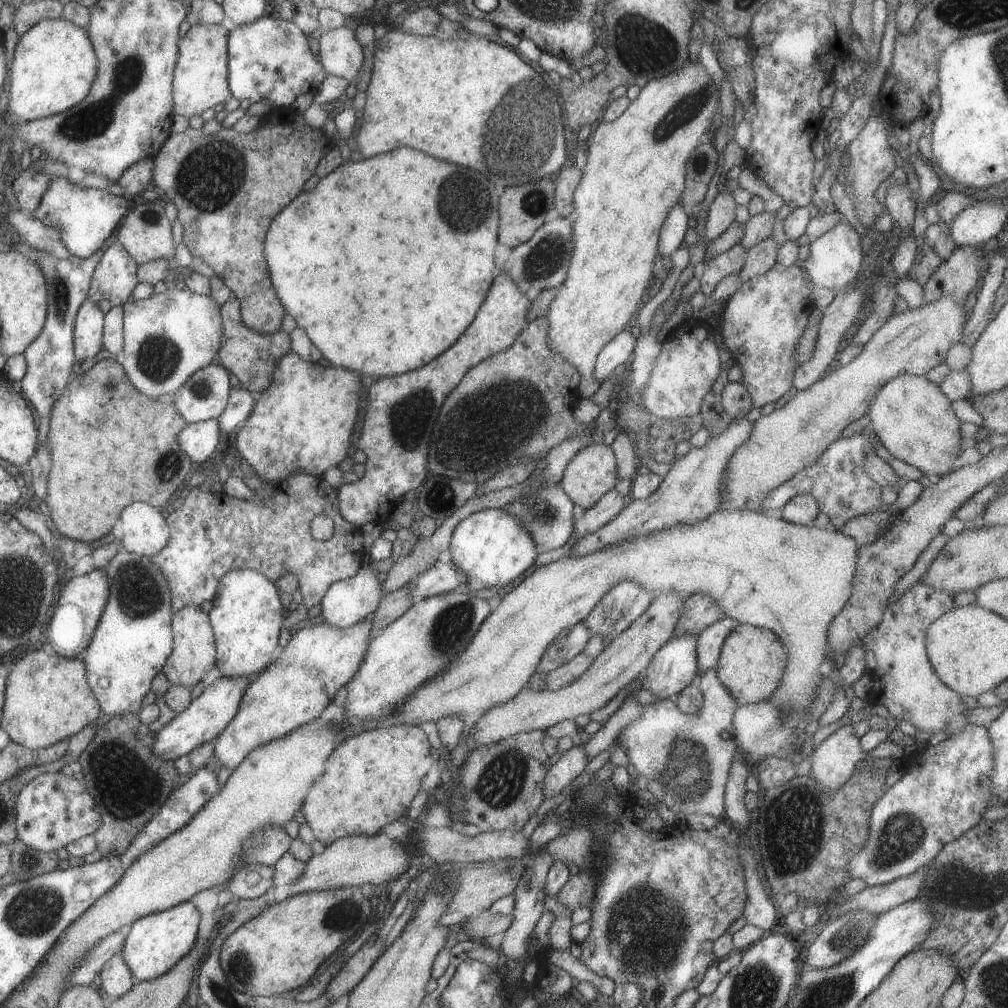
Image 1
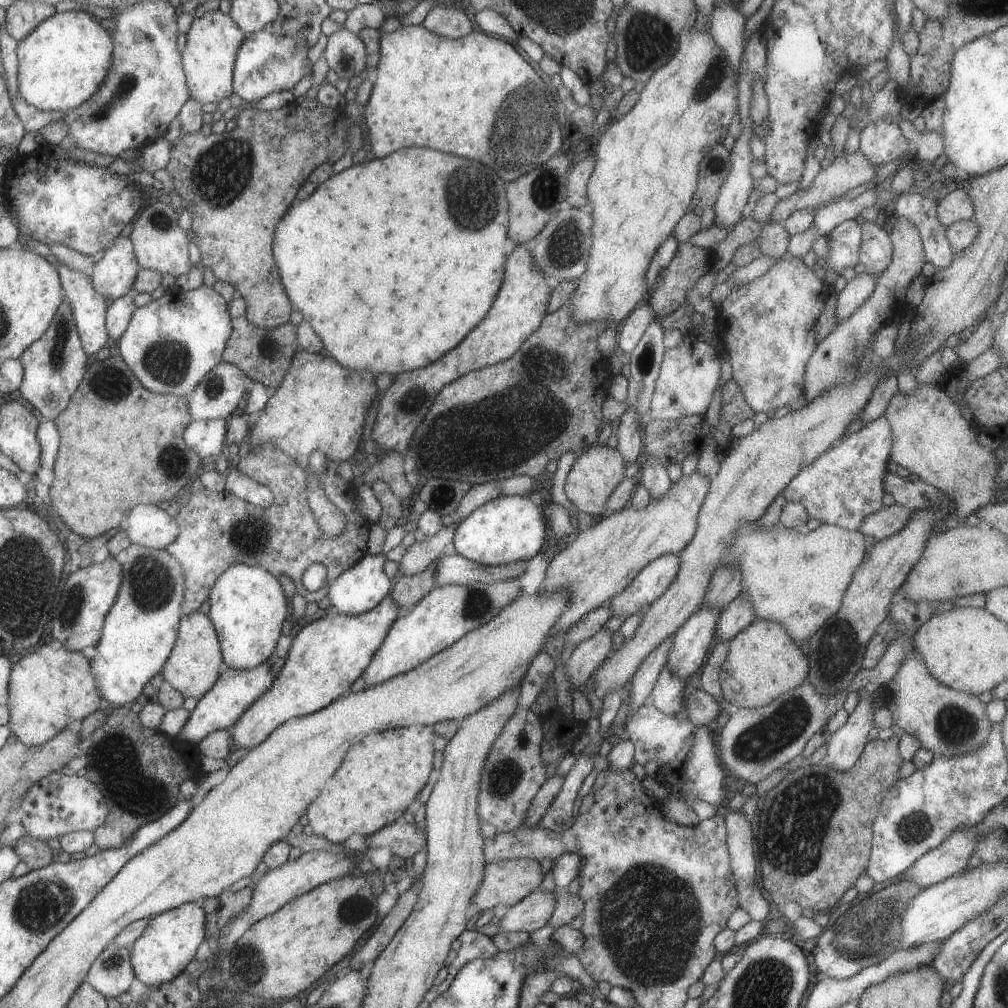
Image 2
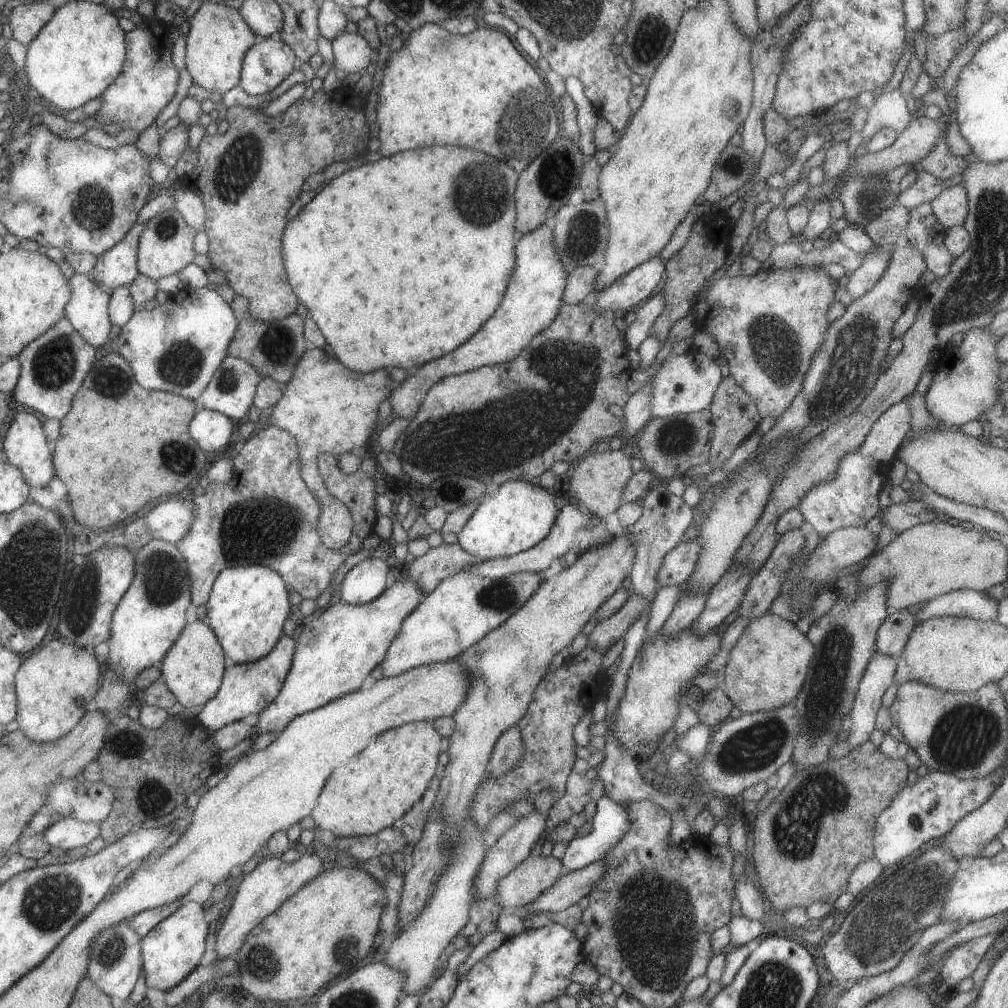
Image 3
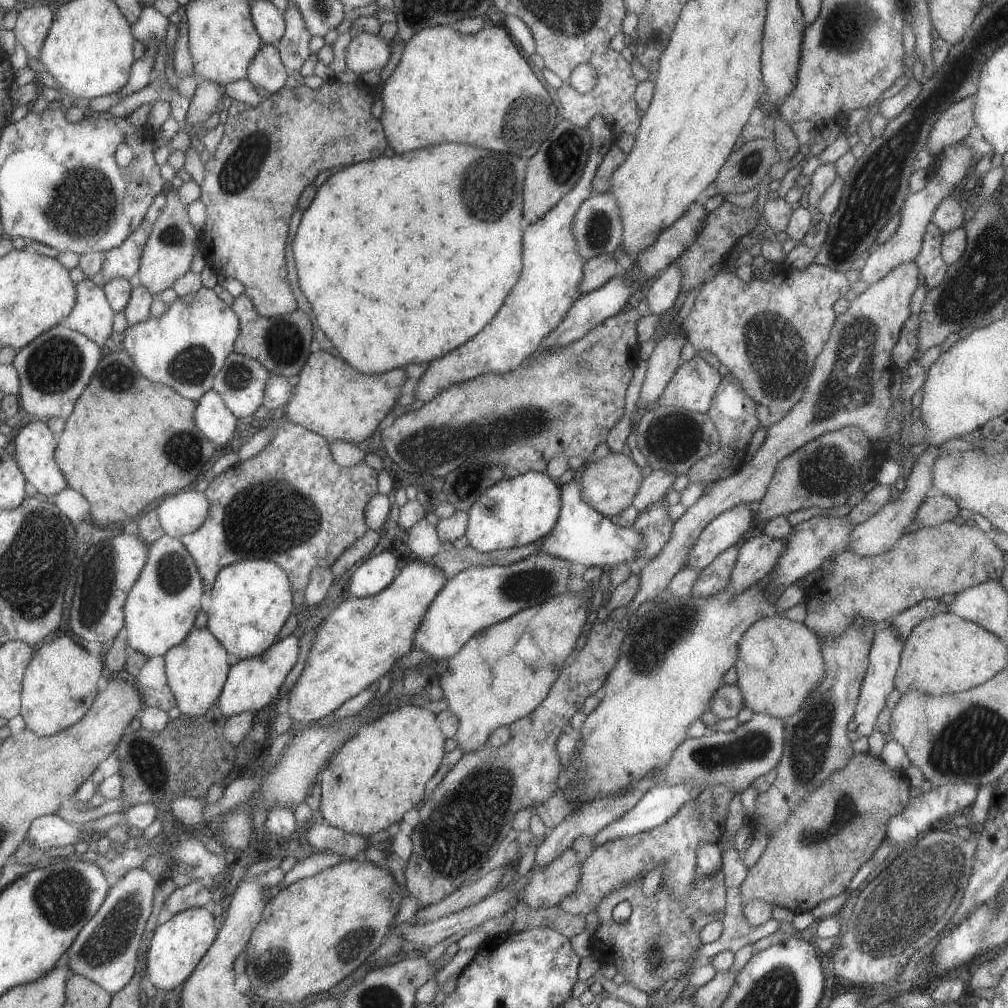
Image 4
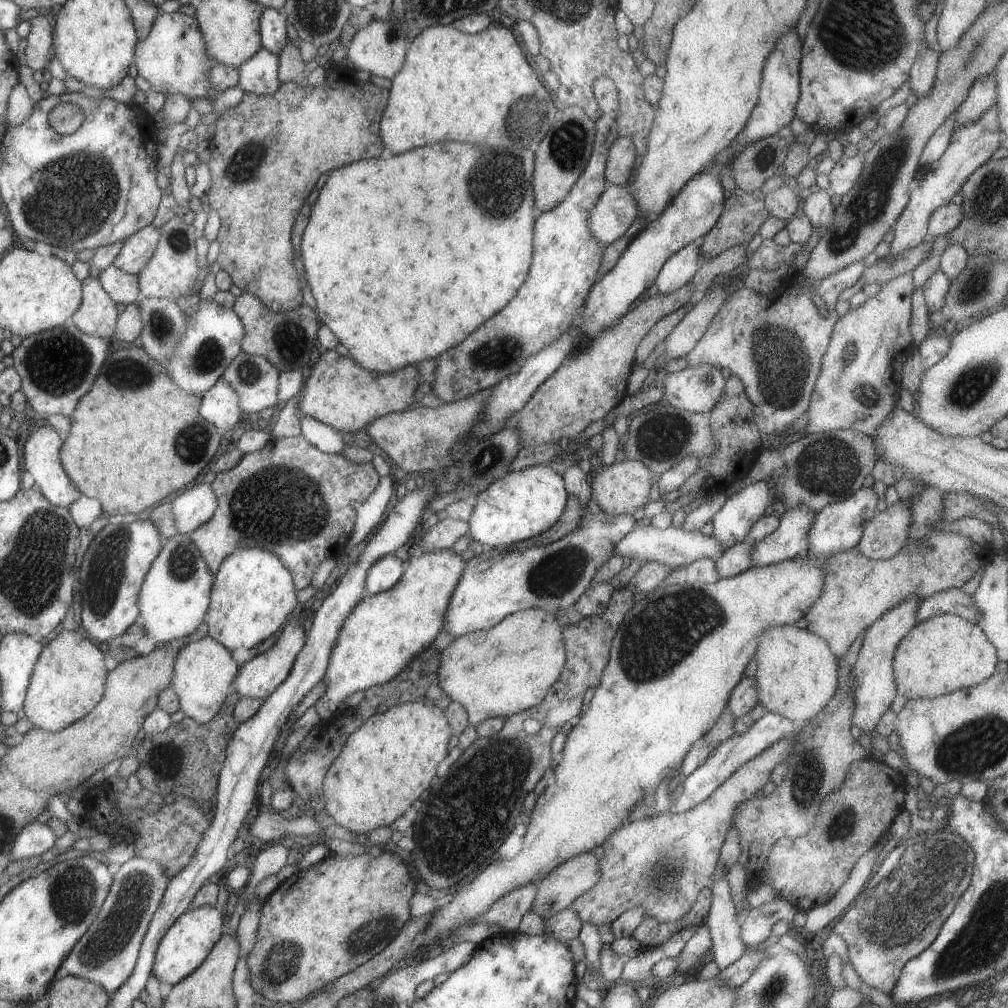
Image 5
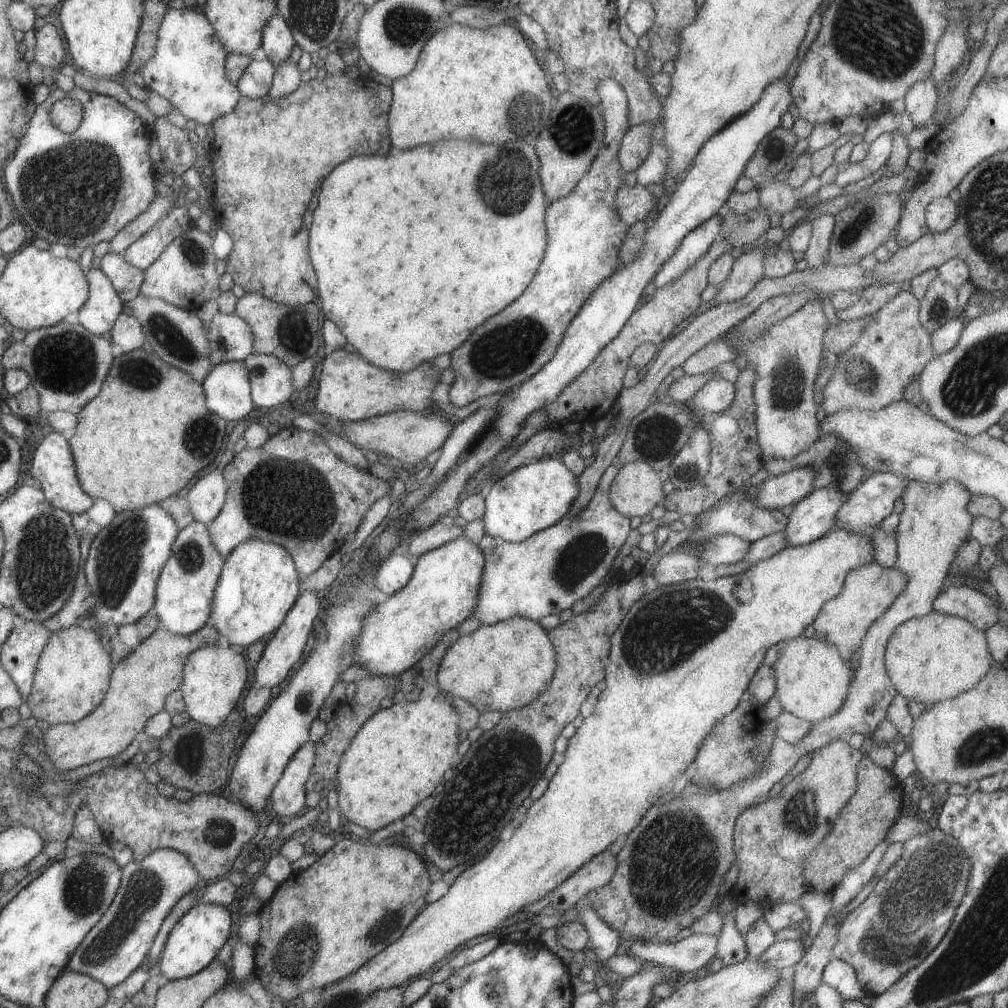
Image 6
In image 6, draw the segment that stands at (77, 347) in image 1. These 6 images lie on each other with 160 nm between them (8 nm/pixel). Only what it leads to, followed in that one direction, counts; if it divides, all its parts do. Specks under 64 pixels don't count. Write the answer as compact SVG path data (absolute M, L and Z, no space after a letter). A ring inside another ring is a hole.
M89 269L85 277L88 298L78 311L78 324L93 335L108 336L124 304L100 269Z

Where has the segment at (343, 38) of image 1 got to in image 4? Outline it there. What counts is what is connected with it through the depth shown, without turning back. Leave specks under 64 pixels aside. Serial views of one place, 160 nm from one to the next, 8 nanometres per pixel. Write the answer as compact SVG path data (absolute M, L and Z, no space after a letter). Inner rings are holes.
M361 33L352 37L344 52L346 68L357 76L368 70L381 70L389 60L391 44L382 40L379 33Z

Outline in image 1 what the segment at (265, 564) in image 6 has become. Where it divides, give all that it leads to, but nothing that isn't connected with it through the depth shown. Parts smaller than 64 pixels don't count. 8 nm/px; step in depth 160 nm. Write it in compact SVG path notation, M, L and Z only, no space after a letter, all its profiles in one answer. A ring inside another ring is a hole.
M251 569L226 572L217 583L208 619L216 646L215 664L224 677L251 677L266 668L279 651L278 636L285 623L278 588Z

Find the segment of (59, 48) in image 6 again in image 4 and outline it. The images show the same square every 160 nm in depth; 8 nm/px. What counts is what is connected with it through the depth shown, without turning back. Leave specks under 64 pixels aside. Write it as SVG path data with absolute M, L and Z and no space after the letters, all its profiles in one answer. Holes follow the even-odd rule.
M31 6L19 10L12 31L23 46L26 58L37 60L40 48L51 26L53 15L48 6Z

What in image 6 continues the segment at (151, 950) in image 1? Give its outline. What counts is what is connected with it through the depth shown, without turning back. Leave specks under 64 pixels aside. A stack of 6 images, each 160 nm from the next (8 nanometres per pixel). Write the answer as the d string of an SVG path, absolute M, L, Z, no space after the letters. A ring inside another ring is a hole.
M196 903L171 928L167 942L158 958L156 972L164 979L178 980L199 973L216 957L223 944L229 939L231 916L228 908L214 903Z

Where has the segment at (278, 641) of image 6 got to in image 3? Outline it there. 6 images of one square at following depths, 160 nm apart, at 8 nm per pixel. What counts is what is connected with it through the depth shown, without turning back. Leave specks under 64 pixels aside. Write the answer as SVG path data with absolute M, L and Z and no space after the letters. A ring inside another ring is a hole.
M283 634L275 643L273 650L263 658L259 658L255 662L235 663L234 666L224 668L219 690L211 700L196 710L197 720L212 731L216 731L227 723L240 721L241 718L245 718L251 713L261 712L267 704L273 702L282 687L293 660L295 647L296 641Z

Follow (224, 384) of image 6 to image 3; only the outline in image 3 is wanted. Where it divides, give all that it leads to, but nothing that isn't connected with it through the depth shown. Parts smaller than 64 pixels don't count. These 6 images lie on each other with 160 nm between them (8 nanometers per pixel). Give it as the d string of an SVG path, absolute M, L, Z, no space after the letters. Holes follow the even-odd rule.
M197 409L188 424L188 433L197 446L208 456L213 455L225 444L232 441L237 423L220 412Z

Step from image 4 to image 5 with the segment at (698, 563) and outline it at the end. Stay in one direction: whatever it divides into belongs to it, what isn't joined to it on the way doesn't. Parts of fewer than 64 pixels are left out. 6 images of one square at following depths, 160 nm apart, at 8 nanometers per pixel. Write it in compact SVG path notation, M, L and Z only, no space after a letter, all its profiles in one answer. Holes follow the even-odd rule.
M748 481L739 492L727 495L723 506L713 515L711 536L715 536L726 549L744 541L749 528L776 501L772 481Z

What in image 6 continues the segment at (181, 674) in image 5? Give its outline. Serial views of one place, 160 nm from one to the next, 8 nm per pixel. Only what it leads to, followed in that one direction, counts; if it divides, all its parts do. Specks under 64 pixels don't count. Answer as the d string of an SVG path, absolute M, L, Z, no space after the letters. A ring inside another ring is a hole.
M207 644L197 648L185 658L178 689L182 694L184 712L192 721L210 728L217 728L223 724L223 720L235 708L237 698L247 684L249 672L246 660L244 654L235 654L229 648L218 644Z

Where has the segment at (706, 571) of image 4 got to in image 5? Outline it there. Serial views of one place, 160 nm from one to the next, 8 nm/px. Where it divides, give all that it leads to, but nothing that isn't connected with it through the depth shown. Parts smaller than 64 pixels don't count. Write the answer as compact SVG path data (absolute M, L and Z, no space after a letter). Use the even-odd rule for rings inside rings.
M745 539L742 542L723 550L719 560L714 563L717 578L733 578L751 567L751 548L753 542Z

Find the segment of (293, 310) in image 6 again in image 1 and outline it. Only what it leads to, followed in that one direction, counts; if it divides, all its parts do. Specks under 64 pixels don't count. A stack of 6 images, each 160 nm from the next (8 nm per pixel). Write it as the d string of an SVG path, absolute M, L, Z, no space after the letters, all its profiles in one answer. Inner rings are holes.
M234 296L220 304L220 313L223 332L217 355L221 364L238 378L241 388L254 395L262 393L271 384L278 360L291 352L289 335L281 329L273 334L259 334L247 328L240 319L240 302Z

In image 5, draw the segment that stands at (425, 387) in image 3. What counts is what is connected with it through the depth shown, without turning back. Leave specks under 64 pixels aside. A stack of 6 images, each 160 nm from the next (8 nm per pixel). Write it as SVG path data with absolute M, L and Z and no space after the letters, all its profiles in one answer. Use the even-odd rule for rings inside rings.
M598 78L591 82L591 86L594 87L597 119L594 121L590 158L567 196L552 210L537 214L533 224L531 266L515 296L460 344L435 359L437 366L433 372L431 390L436 402L455 402L471 394L486 393L503 378L519 372L529 354L553 342L557 336L569 330L571 324L578 324L591 286L602 278L599 264L603 248L599 248L595 238L591 238L587 218L591 206L595 206L607 184L604 169L609 148L618 137L615 118L619 98L616 97L615 86L607 78Z

